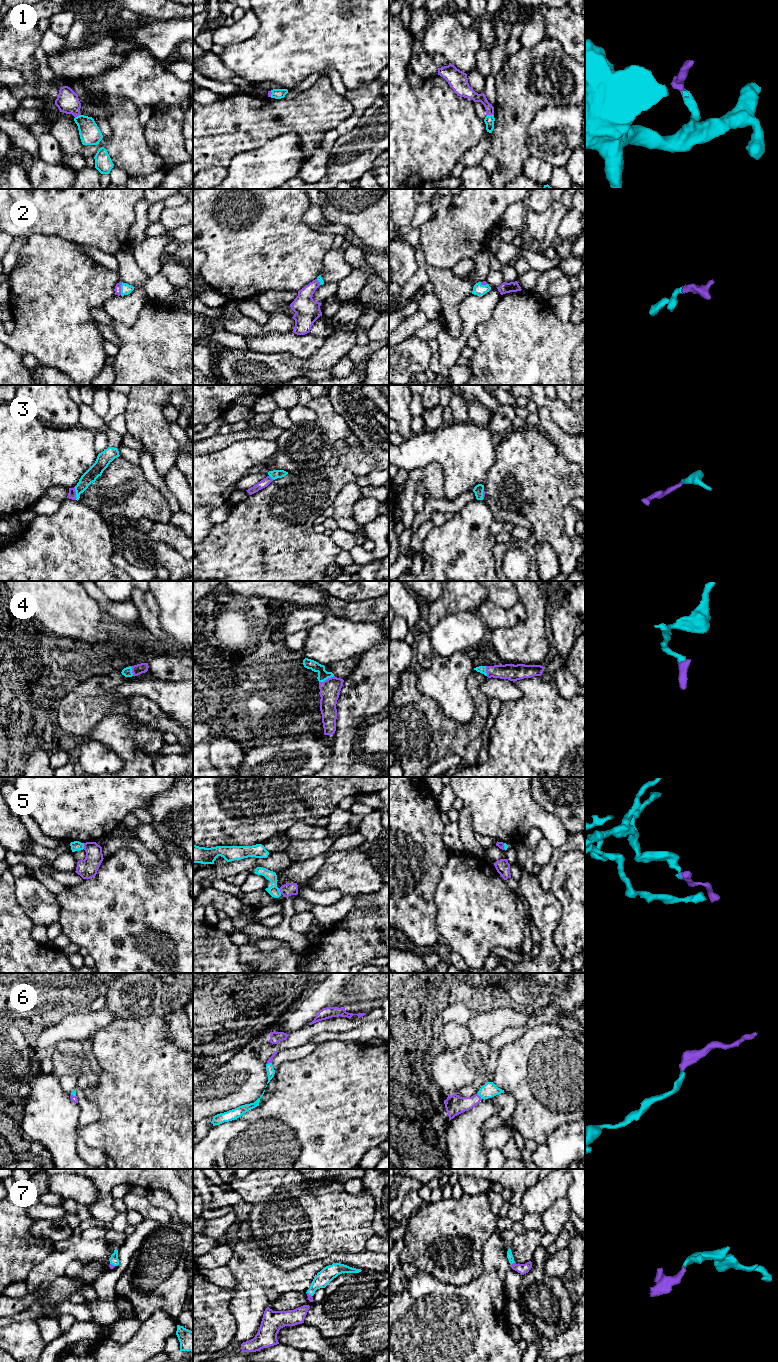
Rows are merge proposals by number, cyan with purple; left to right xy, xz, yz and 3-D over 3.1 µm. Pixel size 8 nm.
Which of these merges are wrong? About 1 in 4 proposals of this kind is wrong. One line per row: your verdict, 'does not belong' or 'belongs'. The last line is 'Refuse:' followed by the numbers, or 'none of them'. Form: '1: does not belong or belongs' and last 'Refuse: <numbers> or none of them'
1: belongs
2: belongs
3: belongs
4: belongs
5: does not belong
6: belongs
7: belongs
Refuse: 5

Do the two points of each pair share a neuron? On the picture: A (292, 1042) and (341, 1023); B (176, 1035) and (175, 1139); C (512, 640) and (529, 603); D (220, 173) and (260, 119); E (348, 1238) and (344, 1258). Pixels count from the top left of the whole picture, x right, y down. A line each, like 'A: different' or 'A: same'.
A: same
B: different
C: same
D: different
E: different

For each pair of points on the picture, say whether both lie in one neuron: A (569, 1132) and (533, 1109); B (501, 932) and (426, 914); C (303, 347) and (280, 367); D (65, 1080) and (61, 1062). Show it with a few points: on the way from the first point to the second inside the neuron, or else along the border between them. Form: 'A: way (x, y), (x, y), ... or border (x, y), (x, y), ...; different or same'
A: border (571, 1120), (562, 1123), (543, 1143); different
B: border (433, 893), (435, 928), (440, 935); different
C: border (317, 350), (308, 358), (285, 352), (271, 354); different
D: border (61, 1074), (72, 1074), (77, 1077); different

